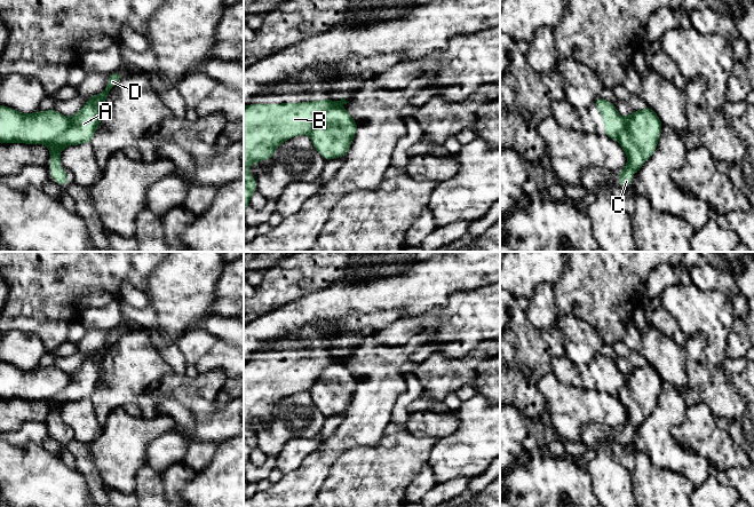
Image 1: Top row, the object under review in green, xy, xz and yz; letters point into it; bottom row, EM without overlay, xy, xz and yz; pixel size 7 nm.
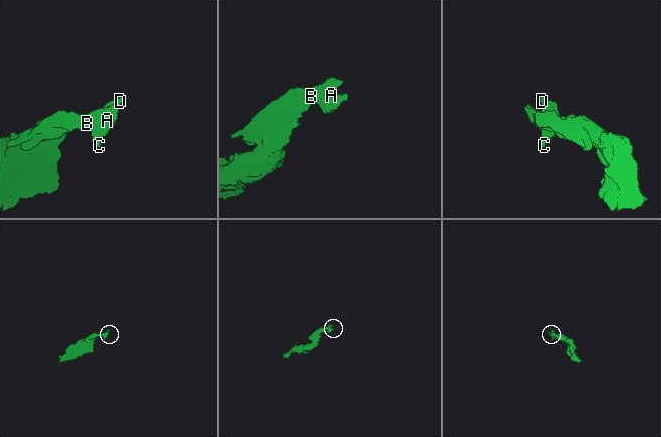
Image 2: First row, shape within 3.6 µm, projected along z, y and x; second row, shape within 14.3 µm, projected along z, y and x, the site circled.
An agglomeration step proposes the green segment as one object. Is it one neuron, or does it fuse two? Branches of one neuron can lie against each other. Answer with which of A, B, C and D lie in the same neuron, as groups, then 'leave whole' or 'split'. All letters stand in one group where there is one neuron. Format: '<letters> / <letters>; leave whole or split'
A C D / B; split

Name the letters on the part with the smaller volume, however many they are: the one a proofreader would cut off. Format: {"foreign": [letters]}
{"foreign": ["A", "C", "D"]}

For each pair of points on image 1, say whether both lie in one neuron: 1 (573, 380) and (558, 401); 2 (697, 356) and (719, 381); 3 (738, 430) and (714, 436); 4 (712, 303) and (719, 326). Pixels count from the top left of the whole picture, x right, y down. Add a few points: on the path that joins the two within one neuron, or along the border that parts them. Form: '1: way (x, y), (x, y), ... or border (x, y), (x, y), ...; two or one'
1: border (550, 371), (561, 382), (574, 388); two
2: way (703, 362), (703, 365), (712, 374); one
3: border (725, 430), (741, 450); two
4: way (712, 309), (713, 321); one

